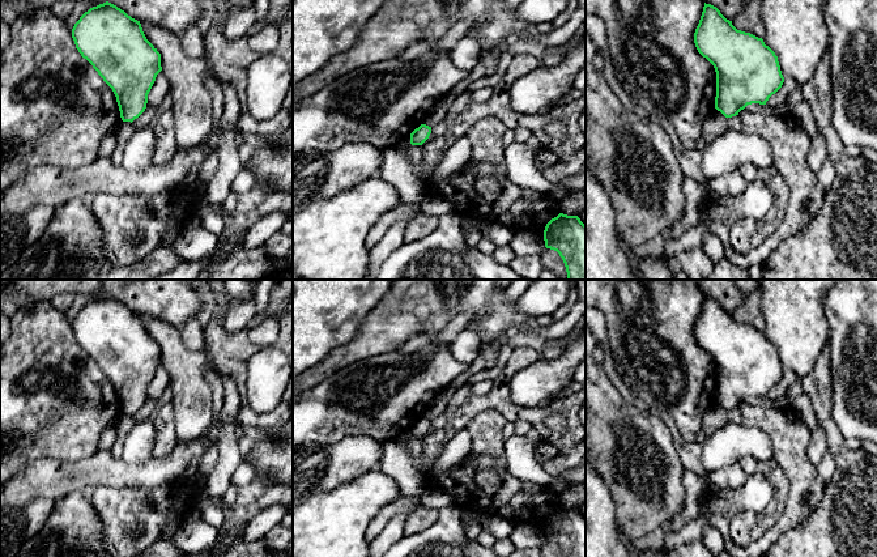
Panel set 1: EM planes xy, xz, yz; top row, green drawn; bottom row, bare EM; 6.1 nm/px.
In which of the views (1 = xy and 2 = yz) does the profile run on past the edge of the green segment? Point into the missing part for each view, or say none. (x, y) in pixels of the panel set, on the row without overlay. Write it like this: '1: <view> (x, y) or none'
1: none
2: none

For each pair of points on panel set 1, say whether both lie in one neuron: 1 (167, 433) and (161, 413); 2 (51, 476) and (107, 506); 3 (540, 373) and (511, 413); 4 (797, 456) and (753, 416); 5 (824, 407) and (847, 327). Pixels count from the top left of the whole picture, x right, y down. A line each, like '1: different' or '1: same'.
1: same
2: different
3: different
4: same
5: different

